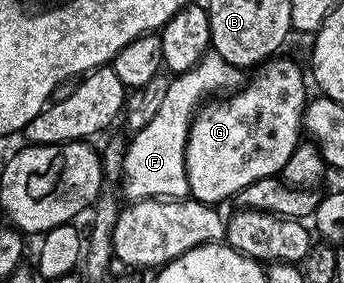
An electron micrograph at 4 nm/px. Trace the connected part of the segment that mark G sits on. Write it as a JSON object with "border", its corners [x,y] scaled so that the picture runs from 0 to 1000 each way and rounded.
{"border":[[[791,201],[776,212],[741,254],[744,265],[718,283],[695,318],[672,325],[642,364],[616,367],[605,357],[590,367],[558,410],[558,428],[549,442],[547,495],[538,505],[538,618],[547,643],[547,689],[570,703],[578,717],[608,724],[640,724],[648,703],[672,707],[703,668],[715,668],[715,654],[727,654],[753,633],[770,633],[788,618],[811,622],[826,601],[831,569],[843,569],[843,541],[855,541],[860,509],[878,491],[878,438],[884,431],[884,382],[890,375],[890,332],[884,336],[884,265],[890,279],[890,251],[869,237],[849,208],[814,208],[817,201]]]}

